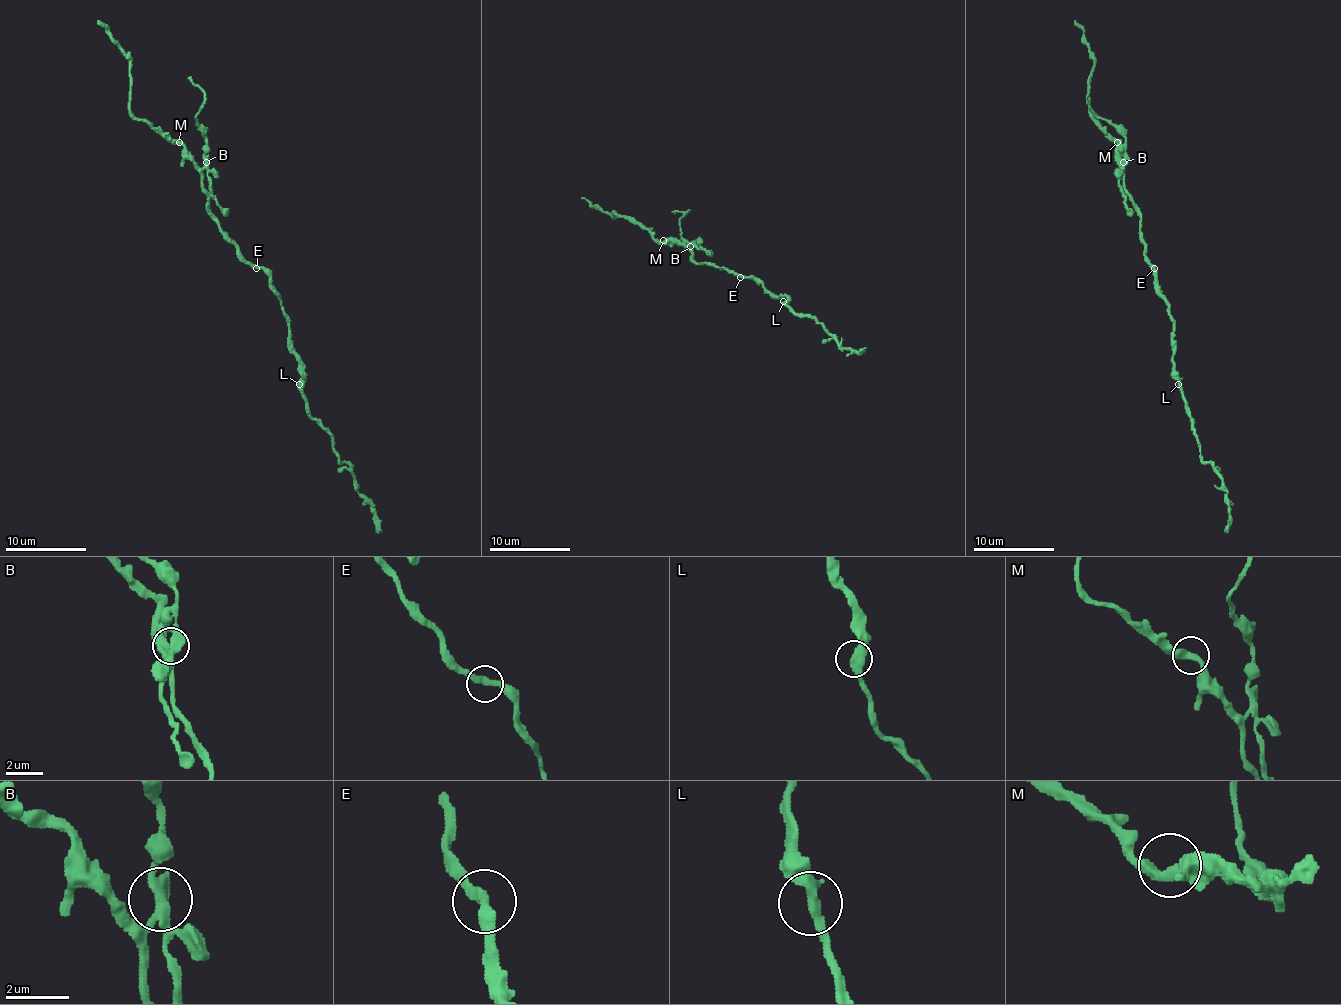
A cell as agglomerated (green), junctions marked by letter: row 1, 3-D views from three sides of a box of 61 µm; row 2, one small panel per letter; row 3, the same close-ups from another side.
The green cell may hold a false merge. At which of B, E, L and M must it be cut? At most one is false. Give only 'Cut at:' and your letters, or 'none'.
Cut at: B

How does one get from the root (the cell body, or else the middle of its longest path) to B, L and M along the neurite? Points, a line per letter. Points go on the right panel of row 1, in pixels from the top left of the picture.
B: (1152, 264), (1144, 254), (1138, 207), (1124, 187), (1124, 162)
L: (1152, 264), (1156, 292), (1168, 306), (1168, 315), (1172, 319), (1172, 369), (1178, 384)
M: (1152, 264), (1144, 254), (1138, 207), (1124, 187), (1117, 142)

